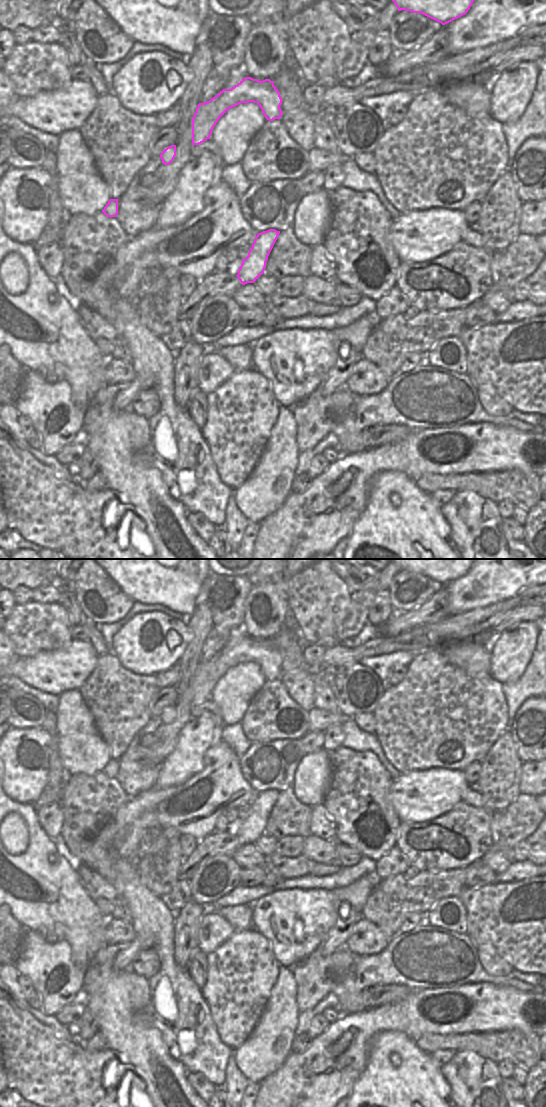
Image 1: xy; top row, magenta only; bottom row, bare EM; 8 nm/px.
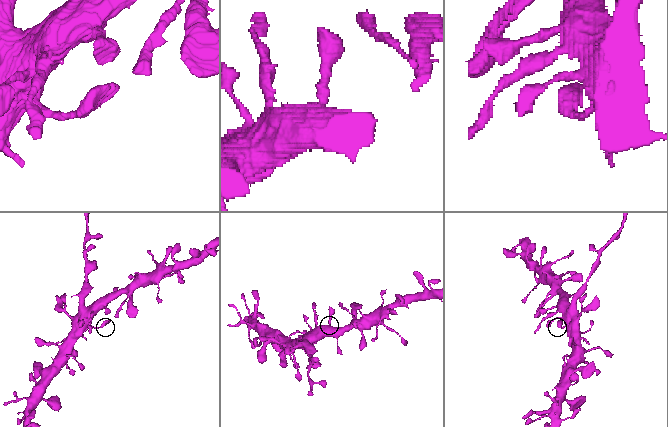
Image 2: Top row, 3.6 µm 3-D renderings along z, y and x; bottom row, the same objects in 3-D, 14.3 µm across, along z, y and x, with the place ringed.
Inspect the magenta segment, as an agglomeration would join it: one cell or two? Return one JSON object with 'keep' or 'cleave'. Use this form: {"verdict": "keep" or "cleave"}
{"verdict": "keep"}

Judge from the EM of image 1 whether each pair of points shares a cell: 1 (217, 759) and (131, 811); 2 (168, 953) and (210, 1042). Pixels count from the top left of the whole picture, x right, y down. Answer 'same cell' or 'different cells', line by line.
1: same cell
2: same cell

